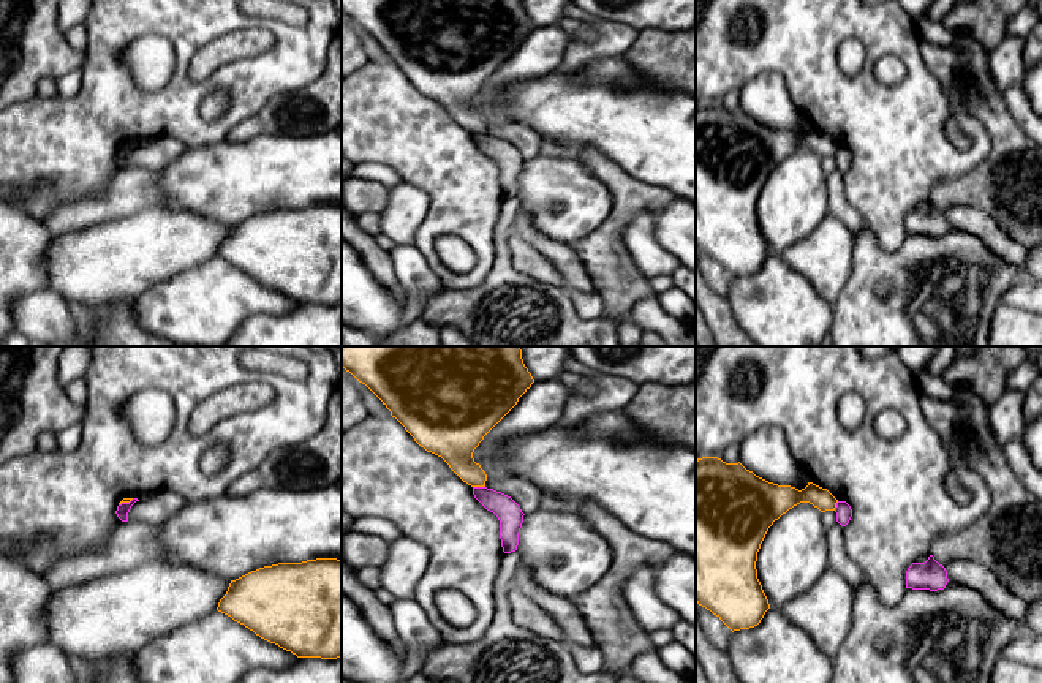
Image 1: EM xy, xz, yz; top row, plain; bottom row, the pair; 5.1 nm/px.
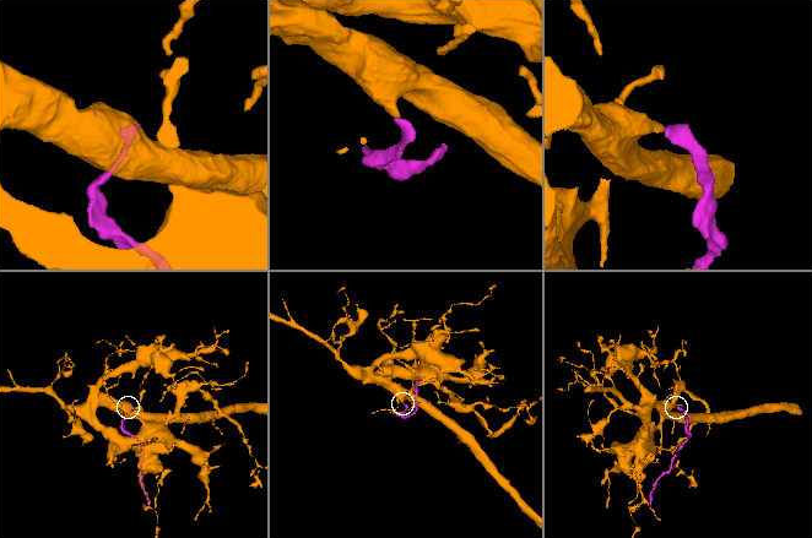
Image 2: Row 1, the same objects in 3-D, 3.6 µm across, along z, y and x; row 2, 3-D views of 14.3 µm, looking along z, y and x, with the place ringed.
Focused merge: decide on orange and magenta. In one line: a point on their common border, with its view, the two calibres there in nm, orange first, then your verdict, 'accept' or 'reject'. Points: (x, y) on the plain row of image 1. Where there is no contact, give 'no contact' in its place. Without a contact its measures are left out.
xz (479, 132) | 200/130 nm | reject

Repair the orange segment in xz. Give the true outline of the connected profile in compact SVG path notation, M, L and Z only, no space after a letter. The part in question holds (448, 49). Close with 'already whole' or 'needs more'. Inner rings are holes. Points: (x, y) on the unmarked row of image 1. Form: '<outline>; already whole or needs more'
M342 0L342 14L365 30L414 87L441 103L468 131L485 133L487 120L473 98L534 28L522 0Z; already whole

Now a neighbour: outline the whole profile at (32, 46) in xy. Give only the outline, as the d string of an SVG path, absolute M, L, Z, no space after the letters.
M0 0L0 114L36 96L44 77L81 71L85 49L74 51L59 28L60 0Z

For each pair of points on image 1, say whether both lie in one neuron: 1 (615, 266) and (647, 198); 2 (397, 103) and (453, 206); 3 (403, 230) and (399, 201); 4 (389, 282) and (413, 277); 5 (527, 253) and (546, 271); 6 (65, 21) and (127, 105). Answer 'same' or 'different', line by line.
1: same
2: same
3: same
4: different
5: same
6: different

